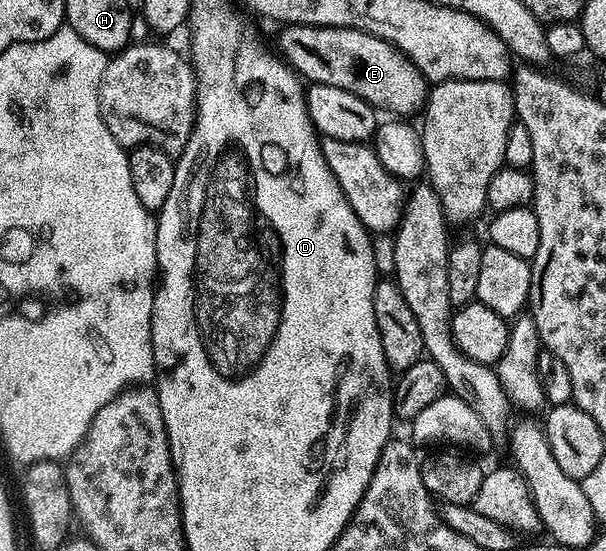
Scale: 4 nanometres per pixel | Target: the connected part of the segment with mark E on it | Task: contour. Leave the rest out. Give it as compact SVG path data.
M287 24L280 30L283 30L279 34L282 61L300 79L316 86L345 88L345 92L361 96L361 100L380 111L392 110L395 116L418 115L426 107L427 79L396 46L385 40L357 28Z

